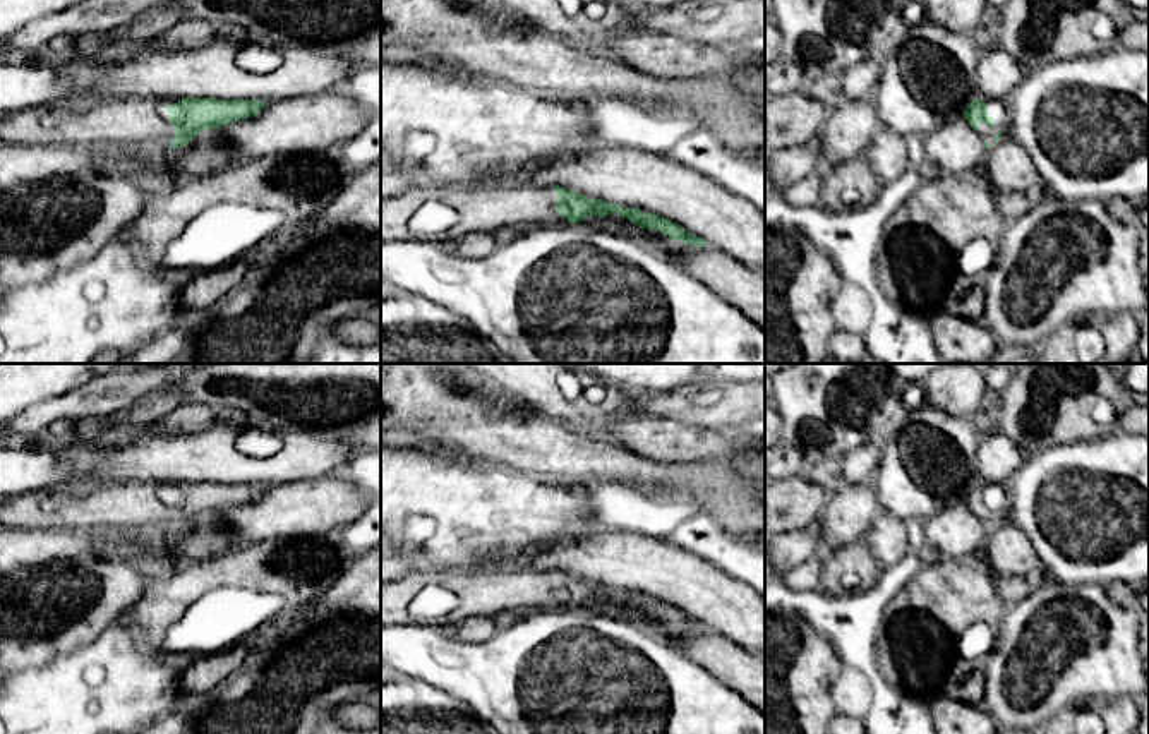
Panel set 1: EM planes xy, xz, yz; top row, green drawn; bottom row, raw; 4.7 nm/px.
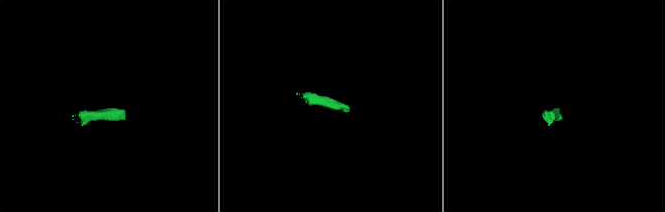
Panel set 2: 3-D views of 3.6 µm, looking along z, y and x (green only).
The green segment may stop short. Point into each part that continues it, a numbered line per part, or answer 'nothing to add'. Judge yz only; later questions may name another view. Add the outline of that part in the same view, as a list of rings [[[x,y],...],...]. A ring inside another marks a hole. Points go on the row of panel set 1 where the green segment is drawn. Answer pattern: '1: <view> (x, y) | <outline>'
1: yz (988, 134) | [[[1002,108],[1000,118],[995,120],[995,125],[990,127],[988,123],[981,123],[978,132],[981,134],[981,137],[984,139],[984,142],[995,144],[995,137],[996,137],[1000,132],[1005,134],[1005,132],[1007,132],[1007,127],[1008,127],[1008,115],[1007,115],[1007,111]]]

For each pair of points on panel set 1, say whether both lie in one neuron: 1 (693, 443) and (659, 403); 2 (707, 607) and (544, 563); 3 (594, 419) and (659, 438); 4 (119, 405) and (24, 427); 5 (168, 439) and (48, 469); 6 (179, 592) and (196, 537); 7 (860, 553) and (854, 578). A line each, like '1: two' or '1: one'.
1: two
2: one
3: two
4: one
5: one
6: two
7: one

